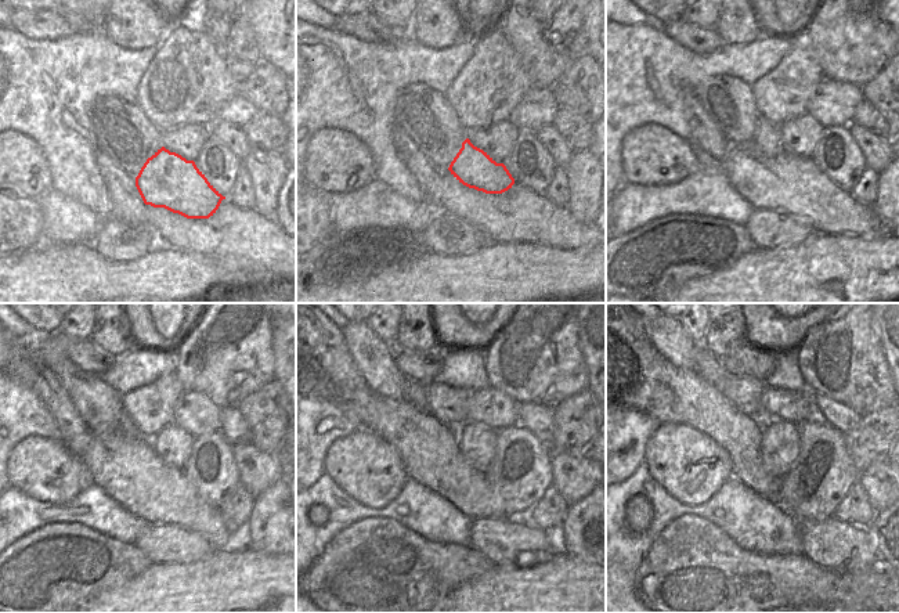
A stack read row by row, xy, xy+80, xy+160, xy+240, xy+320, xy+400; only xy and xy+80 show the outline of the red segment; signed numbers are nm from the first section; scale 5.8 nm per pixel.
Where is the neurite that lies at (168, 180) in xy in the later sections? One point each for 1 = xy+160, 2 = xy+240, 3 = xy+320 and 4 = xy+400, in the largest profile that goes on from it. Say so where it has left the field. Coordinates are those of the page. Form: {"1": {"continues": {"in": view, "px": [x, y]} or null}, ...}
{"1": {"continues": {"in": "xy+160", "px": [766, 141]}}, "2": {"continues": {"in": "xy+240", "px": [127, 428]}}, "3": {"continues": {"in": "xy+320", "px": [414, 392]}}, "4": {"continues": {"in": "xy+400", "px": [710, 367]}}}

